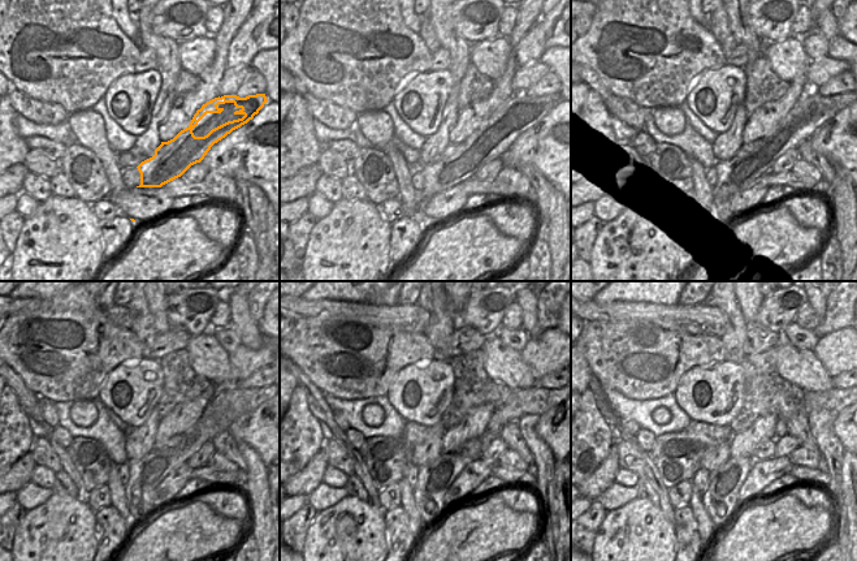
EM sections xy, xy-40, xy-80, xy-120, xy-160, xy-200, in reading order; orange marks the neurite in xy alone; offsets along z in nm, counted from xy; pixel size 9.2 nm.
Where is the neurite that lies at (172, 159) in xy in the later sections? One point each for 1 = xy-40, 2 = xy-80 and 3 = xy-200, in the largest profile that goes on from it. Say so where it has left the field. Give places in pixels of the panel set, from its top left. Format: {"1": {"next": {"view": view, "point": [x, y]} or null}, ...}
{"1": {"next": {"view": "xy-40", "point": [458, 163]}}, "2": {"next": {"view": "xy-80", "point": [754, 159]}}, "3": {"next": {"view": "xy-200", "point": [719, 499]}}}

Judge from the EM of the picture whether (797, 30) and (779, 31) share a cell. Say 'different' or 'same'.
different

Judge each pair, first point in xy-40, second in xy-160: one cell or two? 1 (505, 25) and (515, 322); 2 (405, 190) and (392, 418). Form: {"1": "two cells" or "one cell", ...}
{"1": "one cell", "2": "two cells"}

